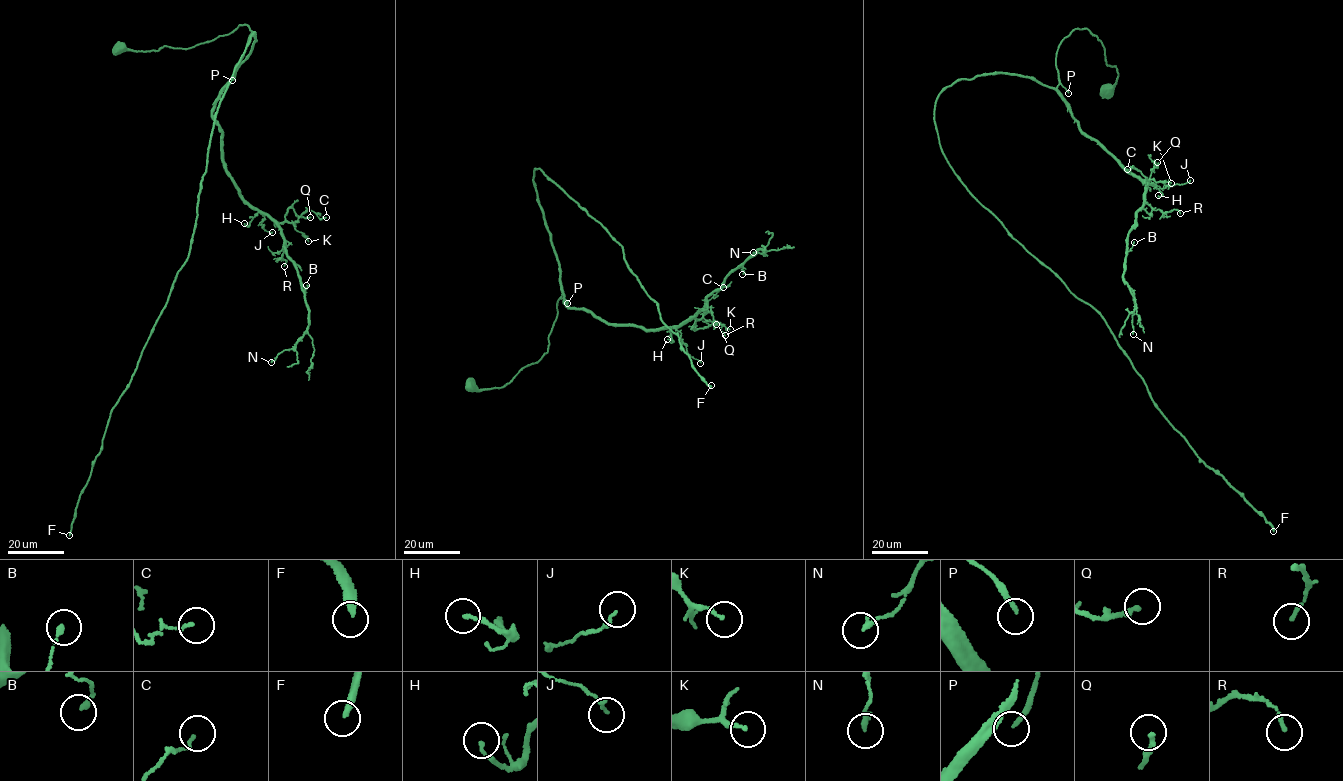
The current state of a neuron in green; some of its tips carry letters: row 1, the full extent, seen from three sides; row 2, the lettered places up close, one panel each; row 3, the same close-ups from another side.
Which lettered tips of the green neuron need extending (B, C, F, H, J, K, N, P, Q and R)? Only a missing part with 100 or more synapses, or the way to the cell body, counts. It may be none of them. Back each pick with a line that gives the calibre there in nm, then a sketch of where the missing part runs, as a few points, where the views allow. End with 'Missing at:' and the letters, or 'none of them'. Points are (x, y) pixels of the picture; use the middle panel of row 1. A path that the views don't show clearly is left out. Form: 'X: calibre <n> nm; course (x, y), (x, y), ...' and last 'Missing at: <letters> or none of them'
F: calibre 300 nm
Missing at: F

